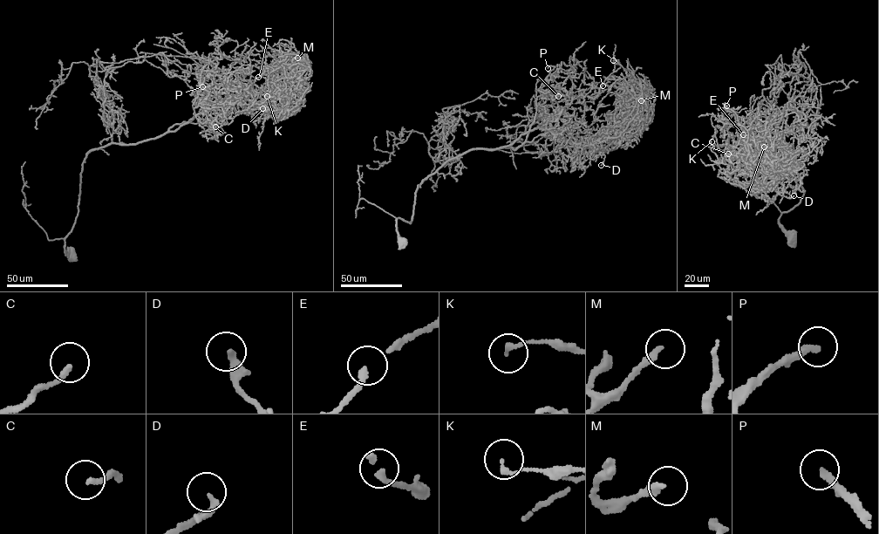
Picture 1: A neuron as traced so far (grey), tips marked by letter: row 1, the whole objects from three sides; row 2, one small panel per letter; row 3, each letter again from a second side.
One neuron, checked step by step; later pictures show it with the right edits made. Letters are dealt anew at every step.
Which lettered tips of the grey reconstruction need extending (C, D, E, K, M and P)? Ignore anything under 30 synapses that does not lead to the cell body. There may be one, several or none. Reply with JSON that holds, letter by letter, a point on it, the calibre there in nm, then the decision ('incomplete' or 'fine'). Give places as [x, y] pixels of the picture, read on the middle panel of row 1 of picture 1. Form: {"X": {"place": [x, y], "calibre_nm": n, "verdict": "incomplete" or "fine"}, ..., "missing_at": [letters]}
{"C": {"place": [558, 96], "calibre_nm": 200, "verdict": "incomplete"}, "D": {"place": [601, 165], "calibre_nm": 280, "verdict": "fine"}, "E": {"place": [603, 85], "calibre_nm": 150, "verdict": "fine"}, "K": {"place": [613, 60], "calibre_nm": 170, "verdict": "fine"}, "M": {"place": [641, 100], "calibre_nm": 240, "verdict": "fine"}, "P": {"place": [548, 68], "calibre_nm": 240, "verdict": "fine"}, "missing_at": ["C"]}

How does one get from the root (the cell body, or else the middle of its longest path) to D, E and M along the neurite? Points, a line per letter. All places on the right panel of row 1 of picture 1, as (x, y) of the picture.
D: (792, 241), (779, 217), (804, 189), (793, 146), (779, 143), (763, 153), (787, 150), (774, 183), (793, 195)
E: (792, 241), (779, 217), (804, 191), (793, 146), (770, 157), (751, 142), (759, 129), (743, 134)
M: (792, 241), (779, 217), (804, 191), (793, 147), (762, 150), (793, 154), (775, 179), (764, 147)

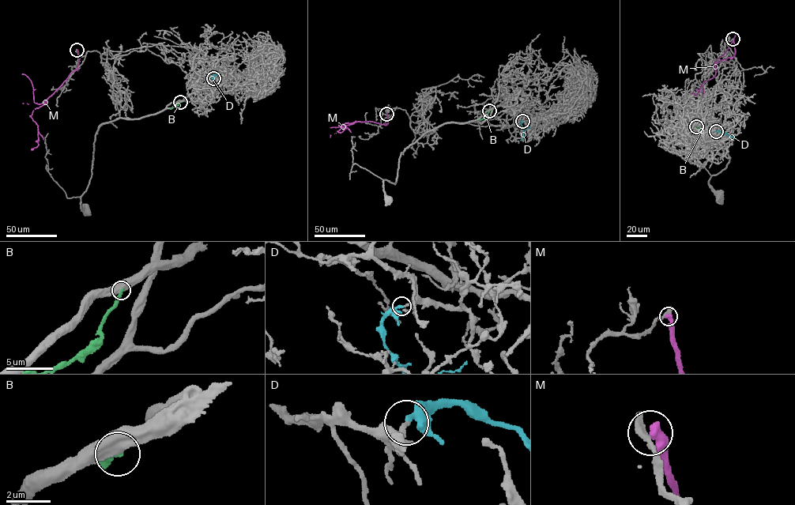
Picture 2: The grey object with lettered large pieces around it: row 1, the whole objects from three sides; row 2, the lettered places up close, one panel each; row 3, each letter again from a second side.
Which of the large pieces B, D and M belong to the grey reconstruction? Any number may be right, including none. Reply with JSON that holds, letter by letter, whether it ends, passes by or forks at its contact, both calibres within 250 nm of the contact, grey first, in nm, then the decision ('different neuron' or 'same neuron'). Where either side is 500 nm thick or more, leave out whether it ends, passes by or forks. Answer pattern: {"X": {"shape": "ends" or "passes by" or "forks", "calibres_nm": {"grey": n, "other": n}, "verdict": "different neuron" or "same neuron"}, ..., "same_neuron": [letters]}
{"B": {"calibres_nm": {"grey": 600, "other": 240}, "verdict": "different neuron"}, "D": {"shape": "ends", "calibres_nm": {"grey": 200, "other": 260}, "verdict": "same neuron"}, "M": {"shape": "ends", "calibres_nm": {"grey": 400, "other": 400}, "verdict": "different neuron"}, "same_neuron": ["D"]}

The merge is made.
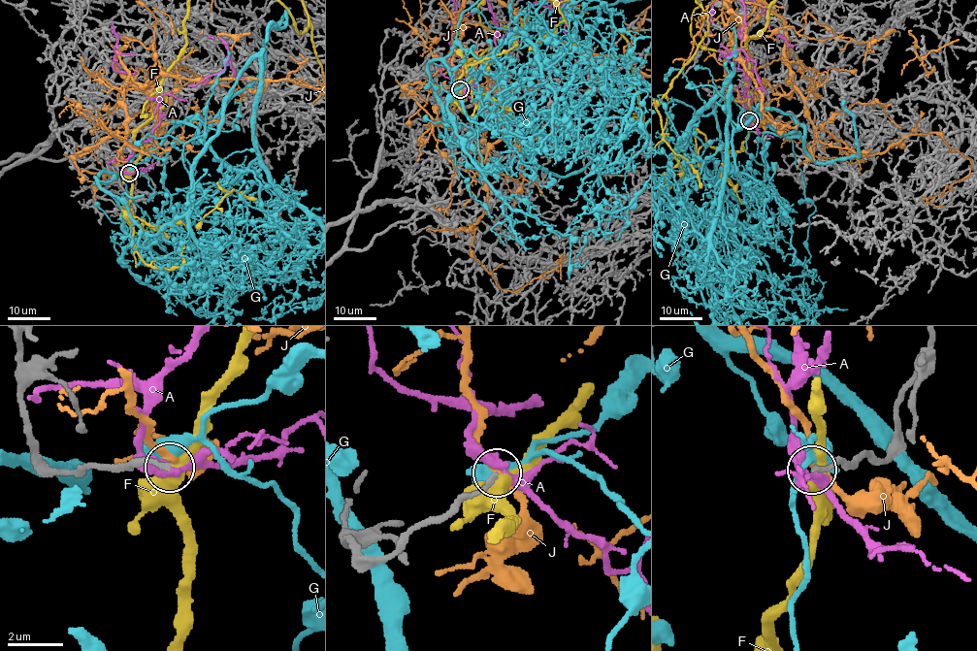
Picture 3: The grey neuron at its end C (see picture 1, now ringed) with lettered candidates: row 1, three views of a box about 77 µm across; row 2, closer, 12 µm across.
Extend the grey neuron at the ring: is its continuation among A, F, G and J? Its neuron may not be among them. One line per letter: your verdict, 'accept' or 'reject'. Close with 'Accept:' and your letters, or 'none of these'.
A: reject
F: reject
G: reject
J: reject
Accept: none of these

